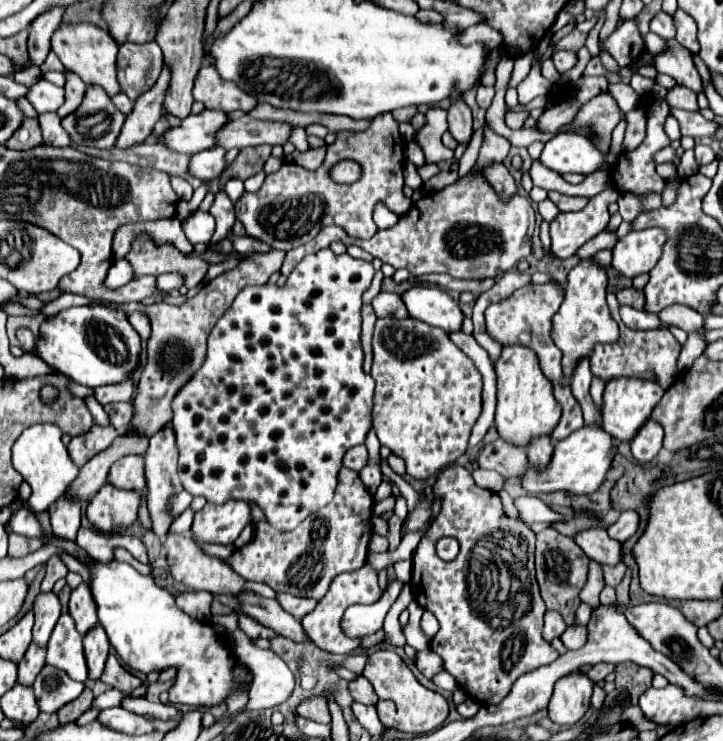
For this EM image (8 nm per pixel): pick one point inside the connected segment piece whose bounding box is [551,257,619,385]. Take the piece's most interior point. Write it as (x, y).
(583, 320)

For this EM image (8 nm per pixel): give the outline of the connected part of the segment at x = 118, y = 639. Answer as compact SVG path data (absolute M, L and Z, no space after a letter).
M51 535L49 545L73 555L91 575L91 591L99 607L99 623L103 625L109 643L119 657L135 671L149 673L153 669L177 667L179 675L169 689L173 705L185 703L191 707L211 707L227 699L233 687L233 651L225 639L215 635L207 621L195 621L175 605L175 597L161 589L153 577L137 573L131 565L119 561L97 561L83 551L75 541Z

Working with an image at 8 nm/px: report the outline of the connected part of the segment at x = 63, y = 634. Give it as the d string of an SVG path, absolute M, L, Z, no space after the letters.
M61 613L47 649L47 663L67 671L75 681L87 679L87 661L81 645L81 633L75 629L75 621L69 613Z

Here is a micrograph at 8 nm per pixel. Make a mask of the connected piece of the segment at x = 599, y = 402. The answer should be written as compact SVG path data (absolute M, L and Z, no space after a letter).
M593 377L593 381L591 381L591 397L593 397L593 403L595 403L595 407L599 411L603 409L603 387L605 387L605 383L597 381L597 377Z

